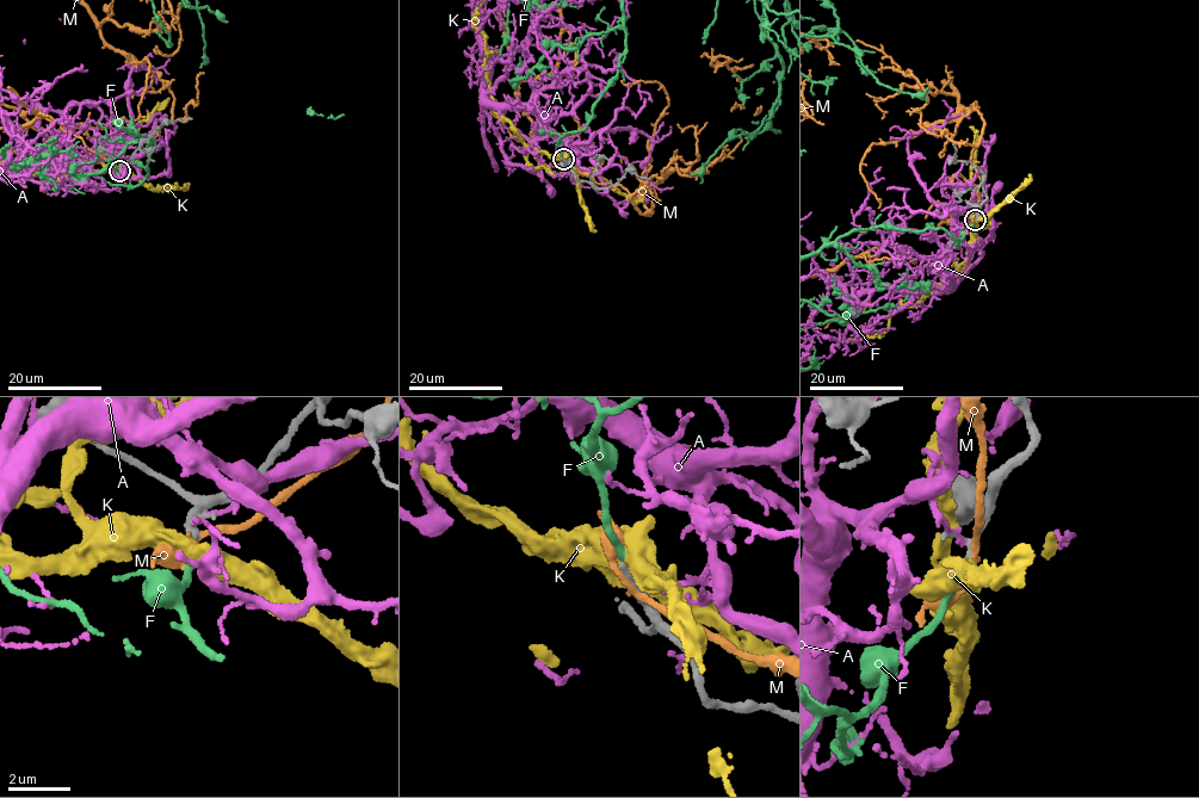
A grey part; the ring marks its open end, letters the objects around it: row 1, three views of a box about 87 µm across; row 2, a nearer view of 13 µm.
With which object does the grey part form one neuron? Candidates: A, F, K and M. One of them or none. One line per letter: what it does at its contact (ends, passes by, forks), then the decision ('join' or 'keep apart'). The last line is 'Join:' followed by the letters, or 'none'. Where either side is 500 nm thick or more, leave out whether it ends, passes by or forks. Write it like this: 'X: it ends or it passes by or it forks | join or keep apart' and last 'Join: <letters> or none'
A: it ends | keep apart
F: it ends | join
K: keep apart
M: it passes by | keep apart
Join: F

